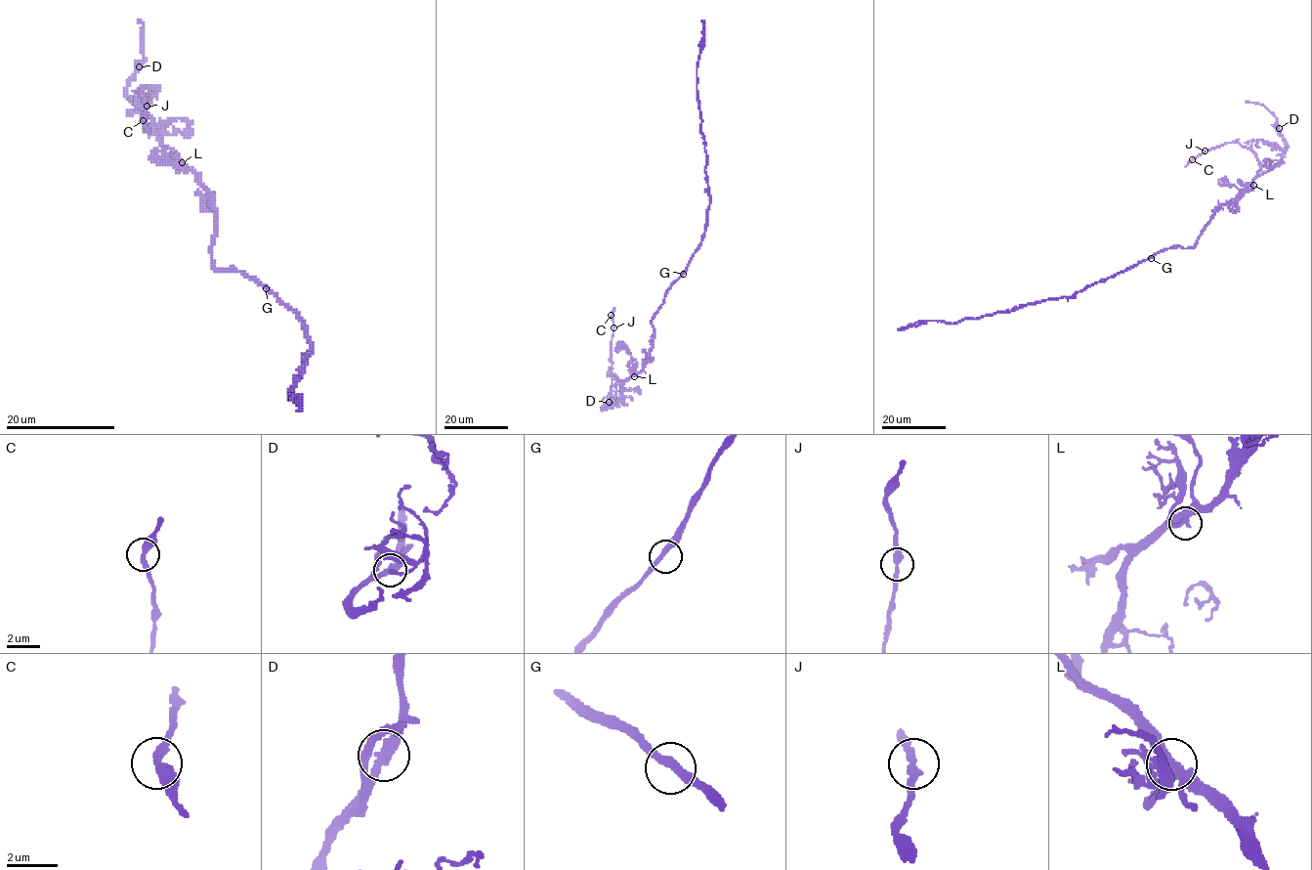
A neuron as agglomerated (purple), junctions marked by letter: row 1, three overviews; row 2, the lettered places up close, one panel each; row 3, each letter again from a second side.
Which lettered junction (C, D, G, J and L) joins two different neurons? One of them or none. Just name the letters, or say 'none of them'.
D

